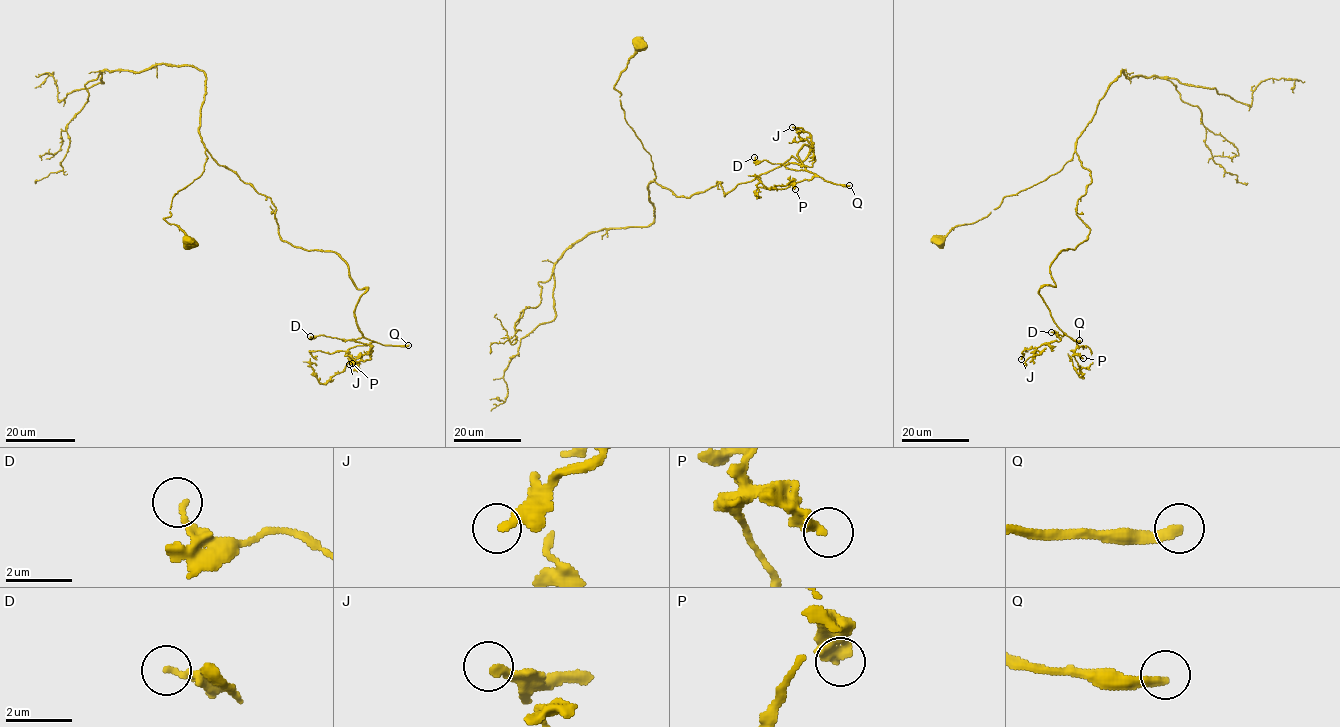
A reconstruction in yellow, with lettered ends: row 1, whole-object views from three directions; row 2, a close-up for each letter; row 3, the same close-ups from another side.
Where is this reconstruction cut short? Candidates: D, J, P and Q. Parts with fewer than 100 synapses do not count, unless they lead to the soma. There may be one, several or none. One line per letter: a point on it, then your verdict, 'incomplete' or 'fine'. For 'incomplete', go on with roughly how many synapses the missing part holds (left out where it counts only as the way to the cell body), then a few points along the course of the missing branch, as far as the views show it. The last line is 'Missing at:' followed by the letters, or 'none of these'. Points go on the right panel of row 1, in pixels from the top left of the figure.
D: place (1051, 332); fine
J: place (1021, 359); fine
P: place (1083, 358); fine
Q: place (1079, 340); incomplete; 200 synapses; course (1079, 340), (1064, 331), (1081, 338), (1082, 345), (1065, 338), (1071, 343), (1071, 340)
Missing at: Q

